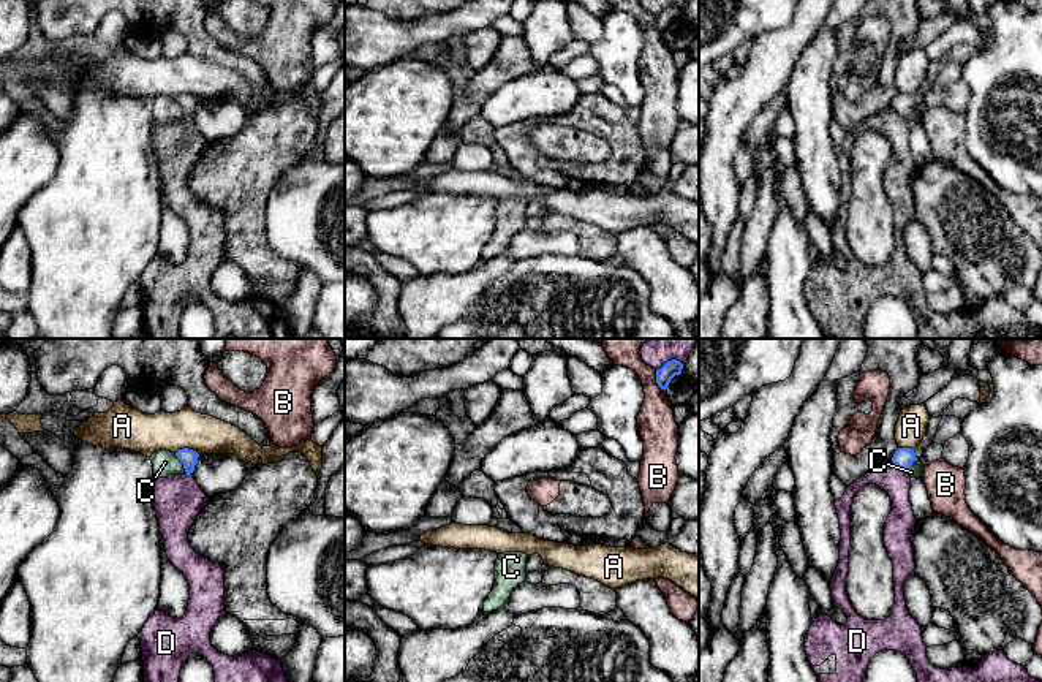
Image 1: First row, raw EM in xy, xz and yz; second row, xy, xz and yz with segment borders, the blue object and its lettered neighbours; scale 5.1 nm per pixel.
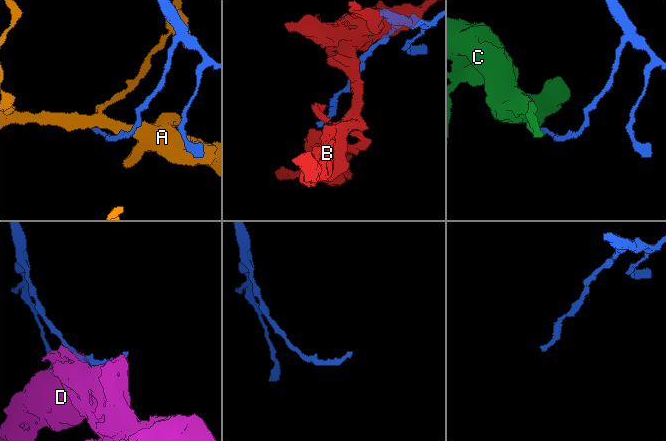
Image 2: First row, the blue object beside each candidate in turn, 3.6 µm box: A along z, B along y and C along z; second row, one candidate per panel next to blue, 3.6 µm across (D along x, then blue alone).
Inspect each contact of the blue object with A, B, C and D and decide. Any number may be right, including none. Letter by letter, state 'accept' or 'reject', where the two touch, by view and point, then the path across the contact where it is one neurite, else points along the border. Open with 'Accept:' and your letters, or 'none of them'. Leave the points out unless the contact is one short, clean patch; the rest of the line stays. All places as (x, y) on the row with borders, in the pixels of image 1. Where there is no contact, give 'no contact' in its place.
Accept: none of them
A: reject; meets blue in xy at (187, 448); border along xy (176, 451), (192, 448), (198, 454)
B: reject; meets blue in xz at (656, 382)
C: reject; meets blue in xy at (181, 461); border along xy (174, 453), (187, 472)
D: reject; meets blue in yz at (898, 467)

